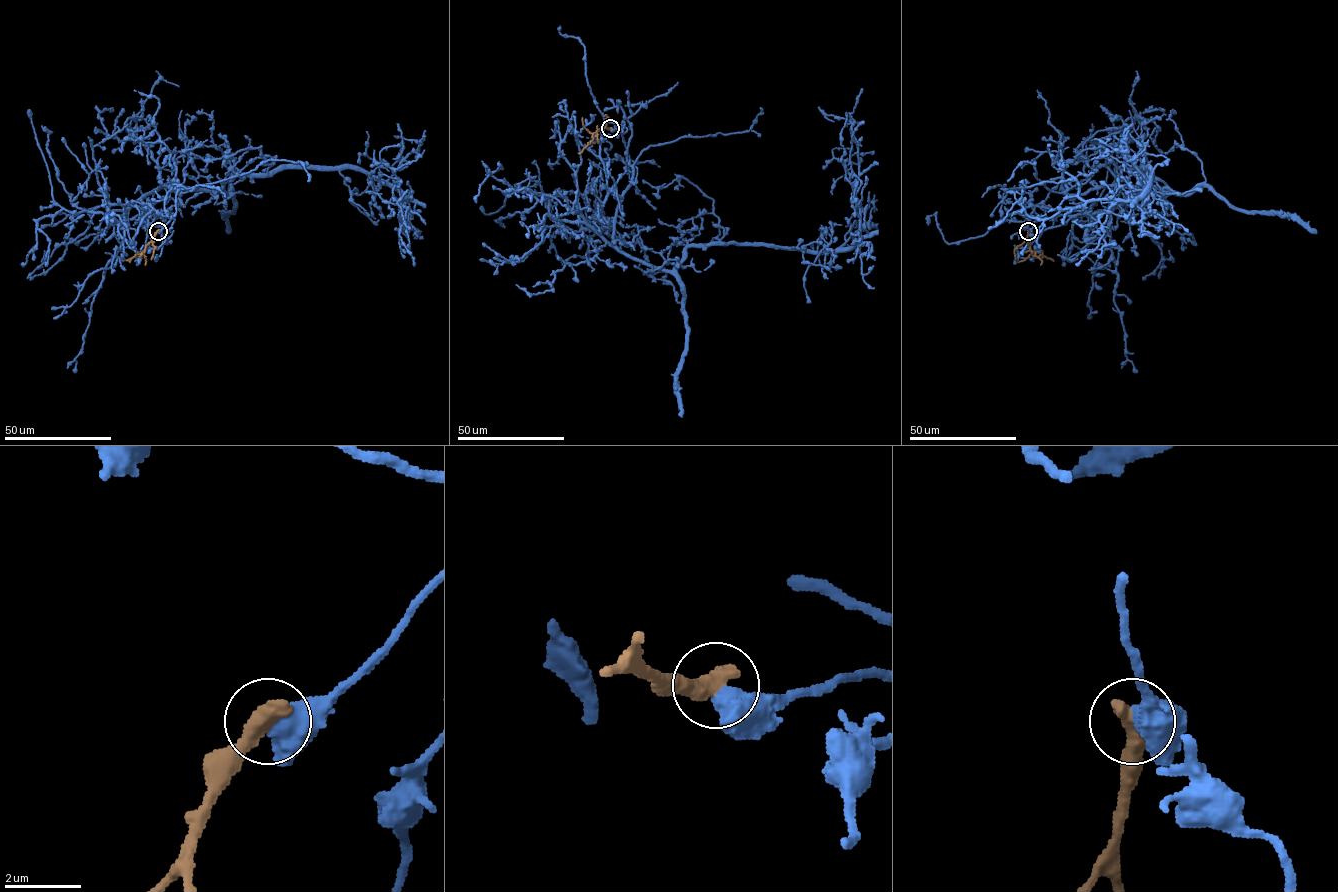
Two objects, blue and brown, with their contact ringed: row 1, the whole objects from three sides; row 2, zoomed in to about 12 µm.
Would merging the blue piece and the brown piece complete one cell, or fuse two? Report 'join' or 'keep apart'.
keep apart

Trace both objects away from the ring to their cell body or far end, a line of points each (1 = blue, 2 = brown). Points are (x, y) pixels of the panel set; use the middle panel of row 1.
1: (610, 129), (594, 228), (623, 253), (671, 270), (711, 243), (844, 250), (859, 237), (862, 88)
2: (610, 128), (595, 132), (592, 140), (578, 153)

